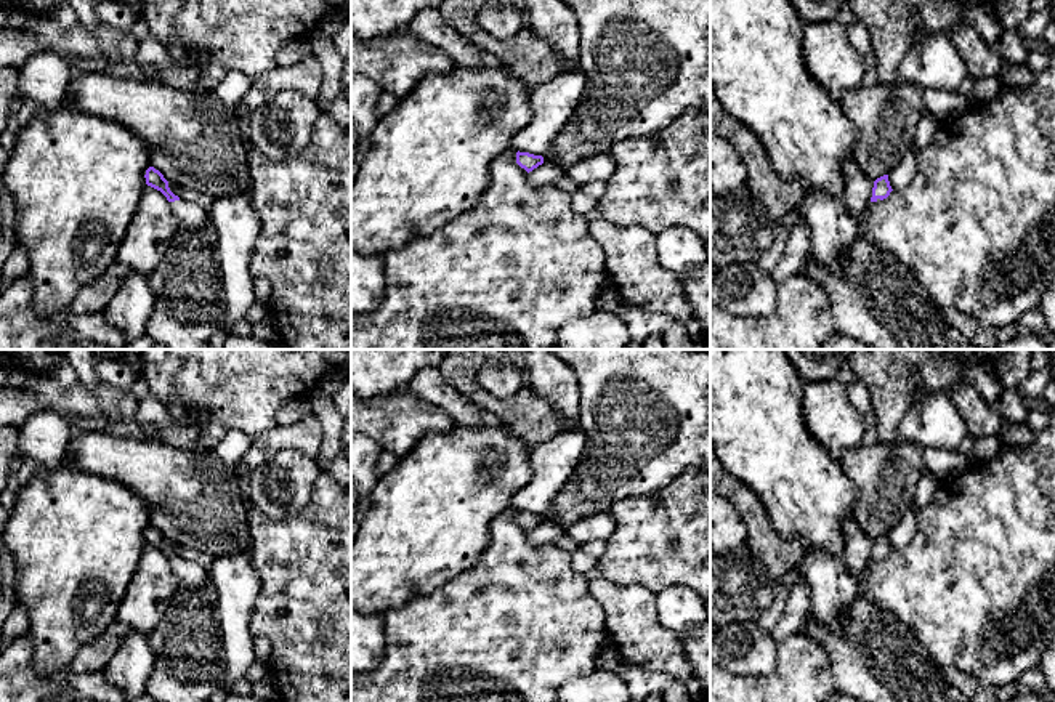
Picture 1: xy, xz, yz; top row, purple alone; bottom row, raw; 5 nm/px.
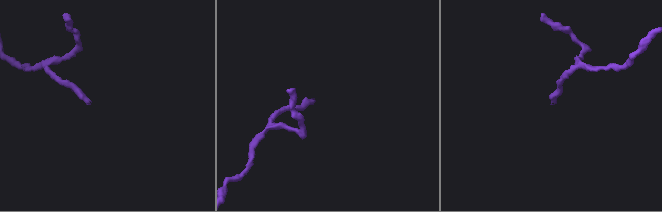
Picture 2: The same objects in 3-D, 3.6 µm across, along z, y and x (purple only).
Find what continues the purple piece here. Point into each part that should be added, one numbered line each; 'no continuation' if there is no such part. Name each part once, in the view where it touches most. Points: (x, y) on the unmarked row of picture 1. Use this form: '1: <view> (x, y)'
1: xy (189, 665)

